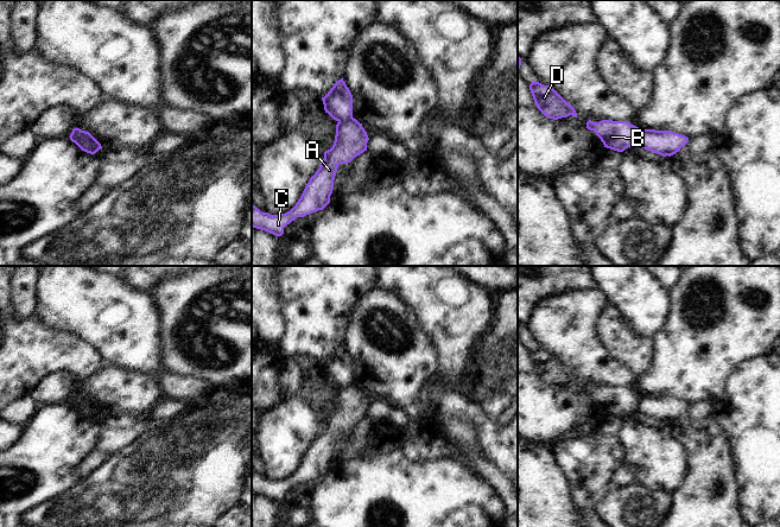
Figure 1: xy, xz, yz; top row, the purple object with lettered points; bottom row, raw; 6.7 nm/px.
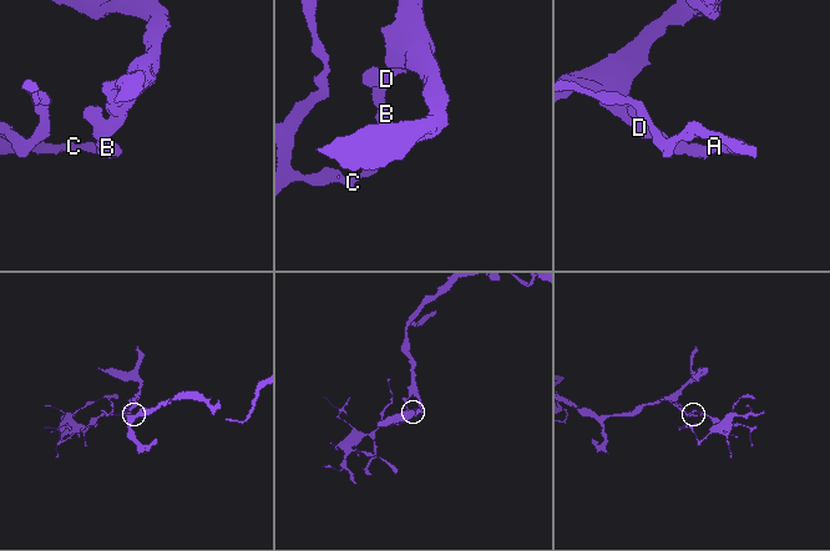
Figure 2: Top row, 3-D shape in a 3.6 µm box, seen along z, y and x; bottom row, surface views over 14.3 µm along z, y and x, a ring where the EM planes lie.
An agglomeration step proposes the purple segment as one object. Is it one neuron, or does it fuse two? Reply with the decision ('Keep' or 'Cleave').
Cleave

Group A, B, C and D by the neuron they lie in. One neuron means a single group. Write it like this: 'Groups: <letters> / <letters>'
Groups: A C / B D

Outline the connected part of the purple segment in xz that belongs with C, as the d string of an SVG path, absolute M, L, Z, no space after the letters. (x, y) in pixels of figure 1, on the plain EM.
M356 385L338 387L332 413L324 418L319 434L310 444L296 471L279 481L261 478L252 471L252 493L281 502L284 494L297 483L323 476L330 469L337 432L350 428L367 417L368 406L367 398Z

